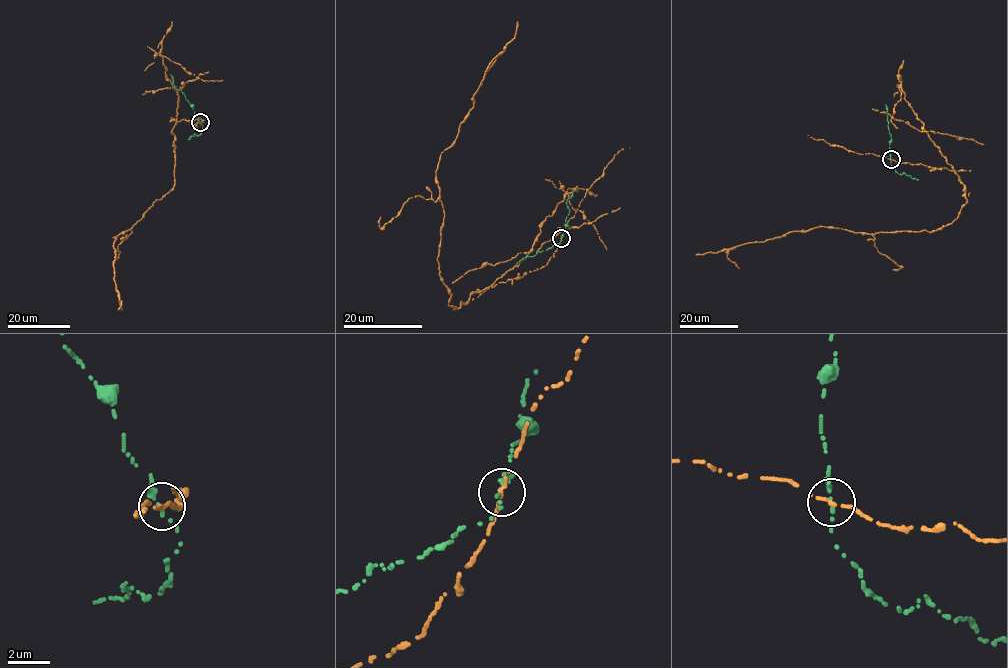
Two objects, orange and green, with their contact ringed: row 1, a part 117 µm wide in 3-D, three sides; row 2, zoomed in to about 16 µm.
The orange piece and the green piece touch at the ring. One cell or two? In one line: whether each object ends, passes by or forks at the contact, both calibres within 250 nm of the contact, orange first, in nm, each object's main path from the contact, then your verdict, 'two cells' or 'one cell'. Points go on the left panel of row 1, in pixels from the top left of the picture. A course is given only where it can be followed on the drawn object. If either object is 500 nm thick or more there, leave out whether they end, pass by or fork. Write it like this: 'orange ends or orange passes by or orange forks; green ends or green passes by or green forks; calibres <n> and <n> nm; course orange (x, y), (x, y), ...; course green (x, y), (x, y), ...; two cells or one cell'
orange ends; green passes by; calibres 220 and 180 nm; course orange (199, 122), (199, 117), (177, 121), (172, 131), (174, 185), (132, 228), (113, 237), (118, 309); course green (199, 122), (184, 94), (175, 88), (170, 74); two cells

